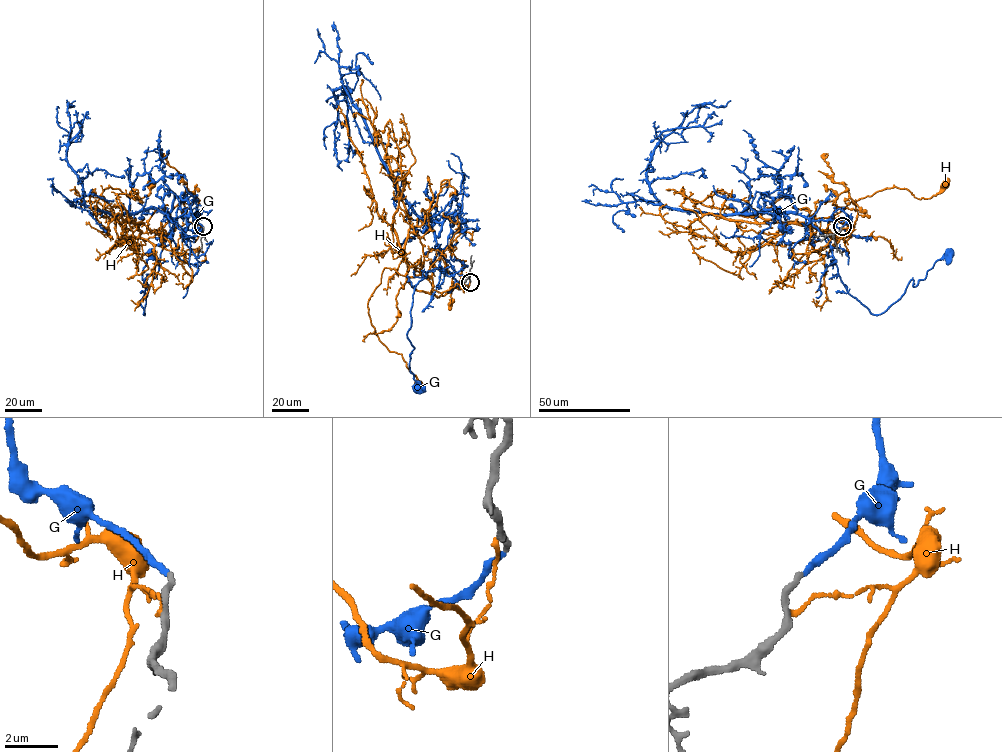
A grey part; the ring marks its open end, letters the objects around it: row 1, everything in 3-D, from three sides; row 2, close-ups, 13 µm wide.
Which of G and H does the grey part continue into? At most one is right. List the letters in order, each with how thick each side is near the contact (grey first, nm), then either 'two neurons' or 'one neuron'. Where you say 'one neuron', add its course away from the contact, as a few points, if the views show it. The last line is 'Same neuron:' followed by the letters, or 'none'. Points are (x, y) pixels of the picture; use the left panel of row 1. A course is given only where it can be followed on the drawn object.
G: 260/220 nm | one neuron | via (203, 227), (189, 209), (172, 220), (144, 315), (142, 272), (151, 253)
H: 240/150 nm | two neurons
Same neuron: G

